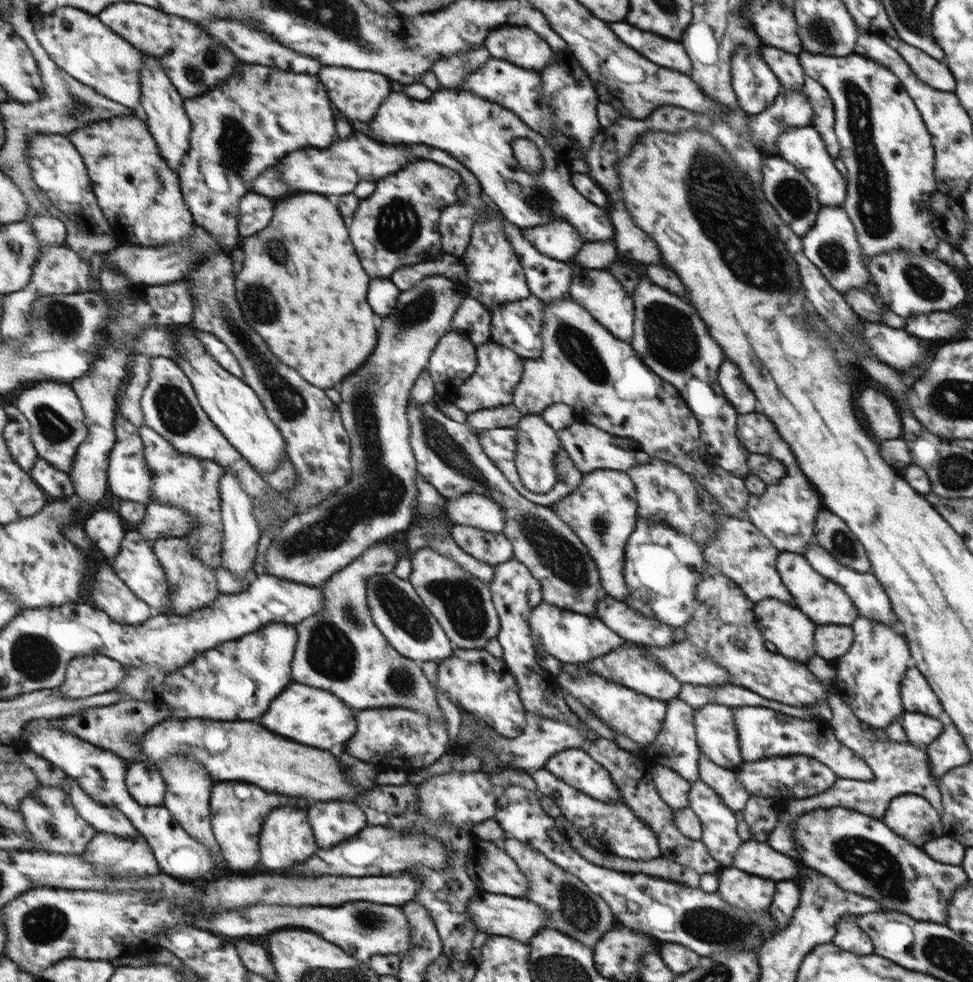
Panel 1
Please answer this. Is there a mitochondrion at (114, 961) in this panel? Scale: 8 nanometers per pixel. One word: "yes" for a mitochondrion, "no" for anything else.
no

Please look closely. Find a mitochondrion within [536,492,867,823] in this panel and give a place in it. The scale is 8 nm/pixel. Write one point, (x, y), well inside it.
(845, 546)

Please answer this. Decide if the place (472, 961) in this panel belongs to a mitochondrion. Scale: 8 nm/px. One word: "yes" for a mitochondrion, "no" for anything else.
no

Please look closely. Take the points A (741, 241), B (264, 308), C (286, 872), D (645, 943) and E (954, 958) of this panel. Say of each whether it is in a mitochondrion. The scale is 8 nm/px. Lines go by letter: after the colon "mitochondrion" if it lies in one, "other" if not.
A: mitochondrion
B: mitochondrion
C: other
D: other
E: mitochondrion

